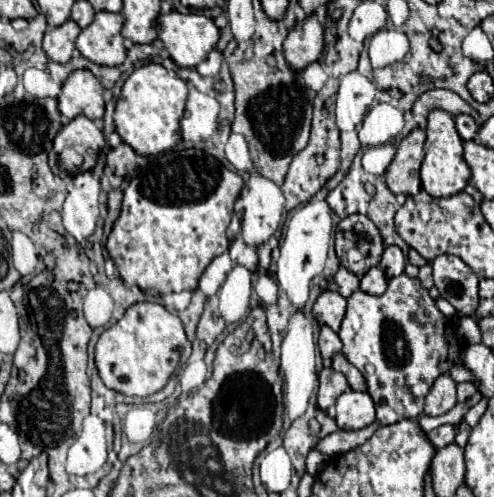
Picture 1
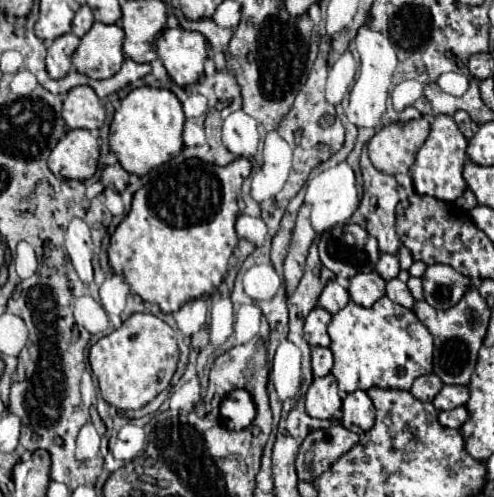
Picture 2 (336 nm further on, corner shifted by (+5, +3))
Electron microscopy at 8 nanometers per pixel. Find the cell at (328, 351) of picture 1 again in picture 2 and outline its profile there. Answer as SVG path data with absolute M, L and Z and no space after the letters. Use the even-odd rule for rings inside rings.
M313 347L311 351L313 357L313 377L325 377L327 373L331 373L333 367L333 353L329 347Z

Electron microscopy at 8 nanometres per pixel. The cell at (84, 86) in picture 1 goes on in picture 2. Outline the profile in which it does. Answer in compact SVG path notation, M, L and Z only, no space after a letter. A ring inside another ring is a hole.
M77 85L63 101L63 119L69 129L99 129L105 123L105 107L89 85Z

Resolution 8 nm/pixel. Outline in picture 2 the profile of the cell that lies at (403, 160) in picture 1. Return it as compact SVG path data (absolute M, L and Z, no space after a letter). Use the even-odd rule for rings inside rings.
M423 117L407 123L391 123L369 141L371 163L375 165L375 169L389 175L409 173L415 161L415 153L419 151L427 135L429 121Z

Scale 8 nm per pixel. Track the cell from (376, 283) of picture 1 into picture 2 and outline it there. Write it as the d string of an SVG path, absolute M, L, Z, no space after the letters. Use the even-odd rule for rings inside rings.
M375 271L357 273L349 283L351 301L355 301L361 307L371 307L377 299L385 295L385 281Z

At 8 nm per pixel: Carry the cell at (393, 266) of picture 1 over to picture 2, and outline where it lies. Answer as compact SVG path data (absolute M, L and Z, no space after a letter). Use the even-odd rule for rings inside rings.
M385 253L385 255L379 257L379 263L377 263L375 271L377 271L385 281L391 281L391 279L395 279L397 273L399 273L399 259L397 259L395 255L387 255L387 253Z

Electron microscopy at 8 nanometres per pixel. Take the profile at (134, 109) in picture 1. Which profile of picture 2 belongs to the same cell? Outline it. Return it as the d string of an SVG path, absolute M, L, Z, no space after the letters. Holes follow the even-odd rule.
M149 85L137 87L125 99L121 99L121 105L115 111L109 131L111 151L117 155L125 171L141 177L149 173L153 167L159 167L171 157L179 155L179 151L183 149L181 141L183 121L185 121L183 107L175 97L175 93L171 93L169 89Z

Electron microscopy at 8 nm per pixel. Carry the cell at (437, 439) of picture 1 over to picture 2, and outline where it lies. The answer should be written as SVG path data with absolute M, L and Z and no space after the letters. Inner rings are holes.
M457 407L451 411L439 411L439 423L449 429L461 429L461 425L467 421L467 409Z

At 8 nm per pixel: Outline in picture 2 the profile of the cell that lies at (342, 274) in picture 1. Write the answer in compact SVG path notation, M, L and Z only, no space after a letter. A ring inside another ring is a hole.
M335 279L329 281L319 297L319 305L323 309L327 309L329 313L337 313L341 307L345 307L349 303L349 293L345 287L341 287Z

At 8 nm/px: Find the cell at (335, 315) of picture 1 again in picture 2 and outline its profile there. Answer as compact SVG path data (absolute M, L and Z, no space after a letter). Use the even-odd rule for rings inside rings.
M323 307L311 309L311 313L305 319L305 339L311 347L329 345L329 335L327 335L329 323L331 323L331 313L327 313Z

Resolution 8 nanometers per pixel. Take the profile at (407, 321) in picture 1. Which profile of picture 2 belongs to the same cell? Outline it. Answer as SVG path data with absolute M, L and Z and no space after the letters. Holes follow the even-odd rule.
M381 297L369 309L349 301L333 315L329 337L335 357L331 373L345 393L371 387L409 391L417 377L433 371L433 337L429 329L411 309L393 303L389 297Z

